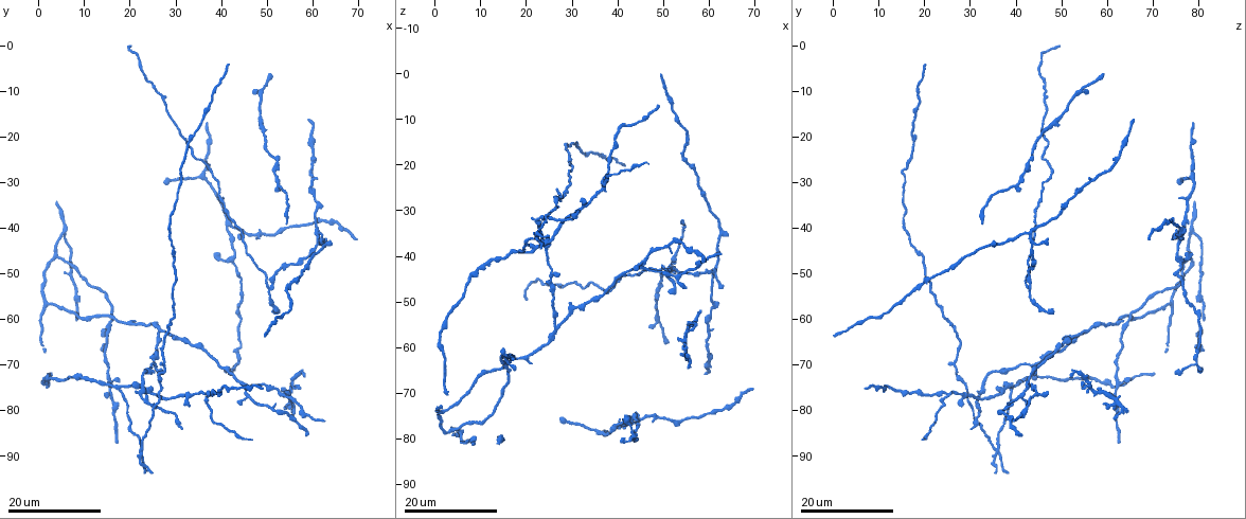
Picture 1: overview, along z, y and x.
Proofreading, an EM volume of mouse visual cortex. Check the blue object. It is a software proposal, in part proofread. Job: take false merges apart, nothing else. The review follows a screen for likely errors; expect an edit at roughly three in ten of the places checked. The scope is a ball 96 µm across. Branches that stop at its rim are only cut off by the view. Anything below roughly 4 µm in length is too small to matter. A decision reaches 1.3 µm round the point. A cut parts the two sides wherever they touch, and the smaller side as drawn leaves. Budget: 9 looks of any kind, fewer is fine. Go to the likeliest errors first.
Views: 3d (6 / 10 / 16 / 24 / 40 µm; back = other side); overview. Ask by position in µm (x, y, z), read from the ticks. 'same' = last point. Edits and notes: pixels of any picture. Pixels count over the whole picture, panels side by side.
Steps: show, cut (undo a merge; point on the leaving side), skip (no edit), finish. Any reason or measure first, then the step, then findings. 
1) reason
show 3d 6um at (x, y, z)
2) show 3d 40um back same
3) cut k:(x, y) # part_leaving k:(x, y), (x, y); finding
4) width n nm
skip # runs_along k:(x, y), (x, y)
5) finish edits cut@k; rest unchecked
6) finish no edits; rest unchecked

two arms in line, one across
show 3d 16um at (50.5, 53.5, 42.5)

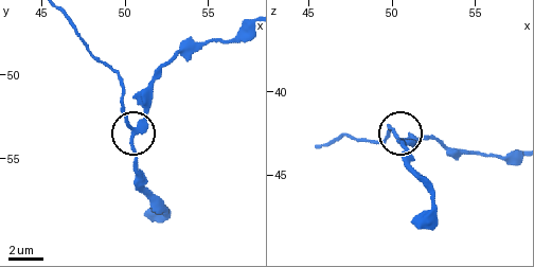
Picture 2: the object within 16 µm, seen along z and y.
show 3d 6um same

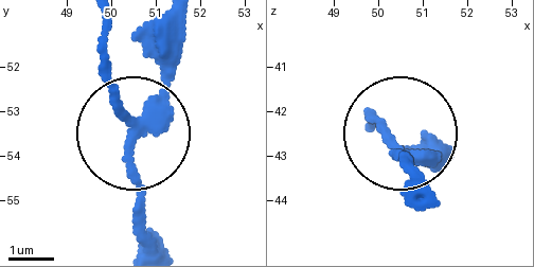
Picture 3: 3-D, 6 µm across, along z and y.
arms 3
cut 3:(104, 73) # part_leaving 3:(136, 129), (113, 88), (102, 19); two cells meet here

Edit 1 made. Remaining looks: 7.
show overview

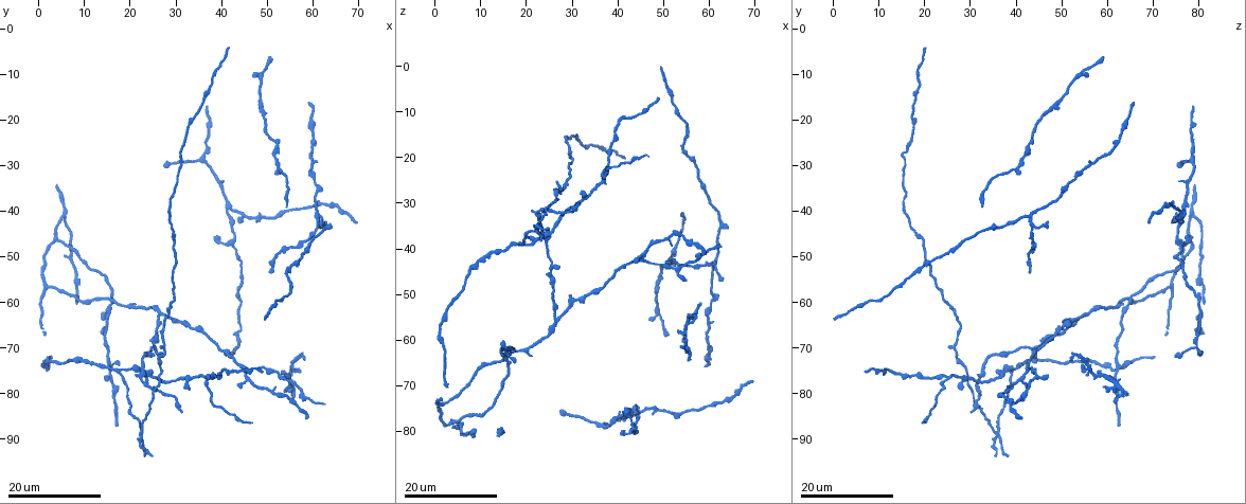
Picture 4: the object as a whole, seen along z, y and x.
looks like a crossing
show 3d 24um at (22.0, 88.5, 36.0)

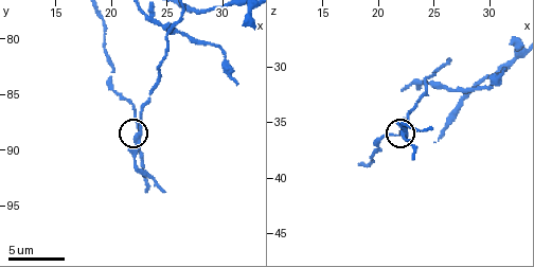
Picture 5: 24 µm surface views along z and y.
show 3d 6um same

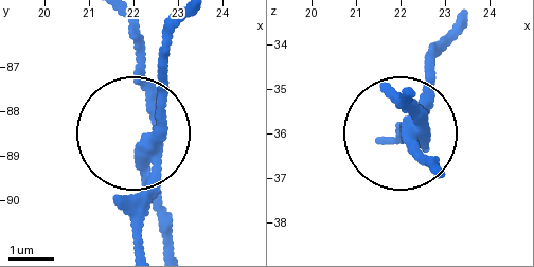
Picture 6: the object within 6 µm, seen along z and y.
arms 4
cut 6:(421, 157) # part_leaving 6:(150, 144), (174, 22); a second cell is stuck on

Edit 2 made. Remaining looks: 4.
four-way junction
show 3d 16um at (35.0, 28.5, 78.5)

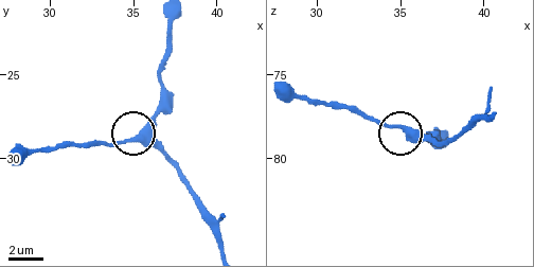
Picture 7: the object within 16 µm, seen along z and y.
zoom in
show 3d 6um same

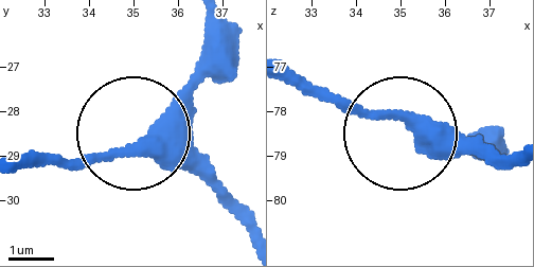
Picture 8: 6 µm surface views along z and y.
arms 4
skip # runs_along 8:(245, 220), (142, 148), (32, 163); one cell here

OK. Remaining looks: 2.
finish edits cut@3, cut@6; rest unchecked

